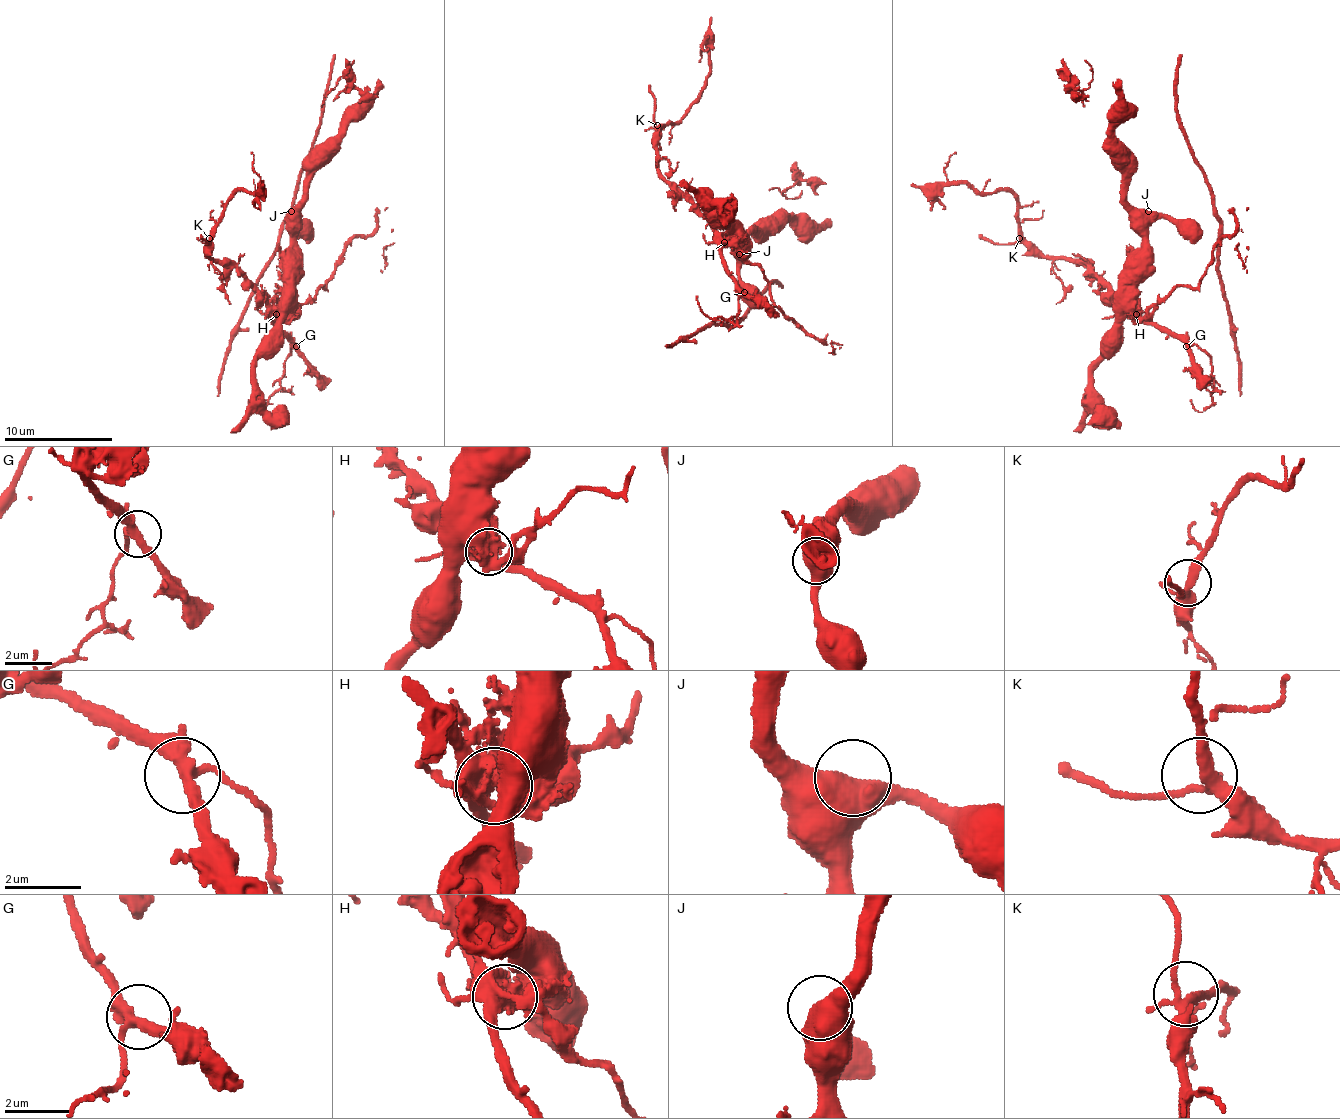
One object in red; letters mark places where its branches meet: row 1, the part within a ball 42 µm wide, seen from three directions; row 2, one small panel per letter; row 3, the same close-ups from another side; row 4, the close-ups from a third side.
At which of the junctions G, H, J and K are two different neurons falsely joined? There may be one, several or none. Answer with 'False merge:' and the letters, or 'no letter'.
False merge: H

